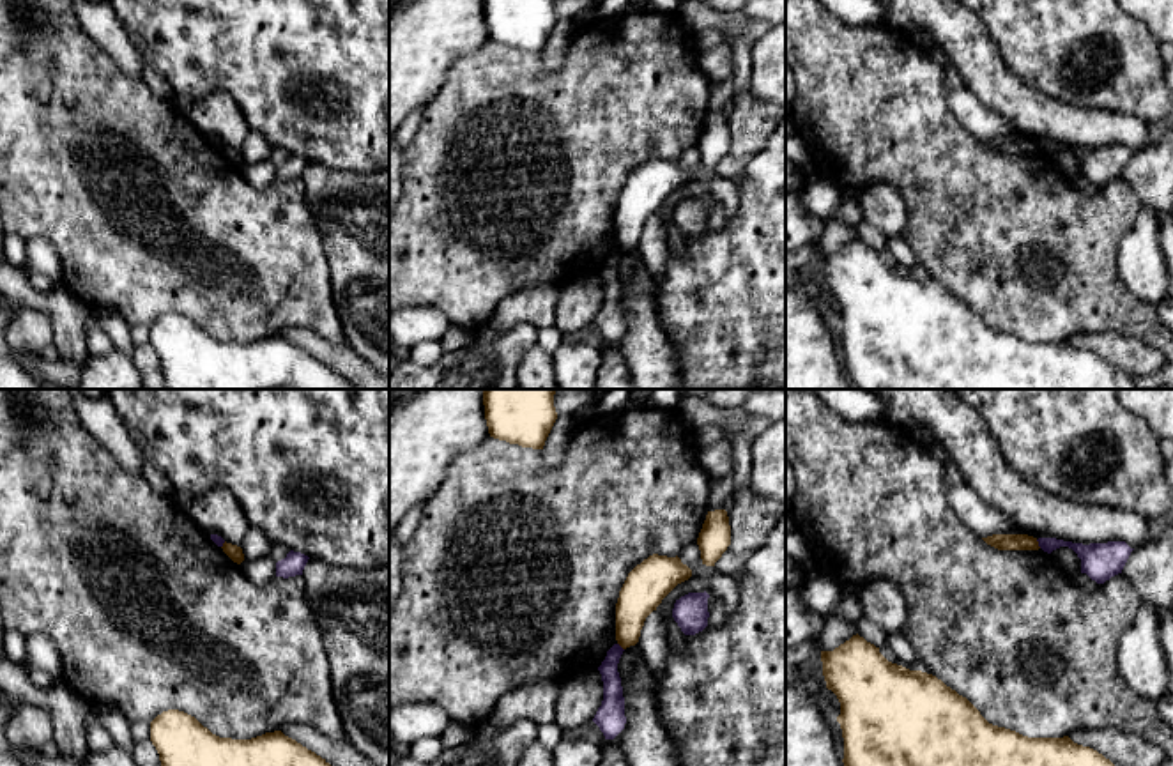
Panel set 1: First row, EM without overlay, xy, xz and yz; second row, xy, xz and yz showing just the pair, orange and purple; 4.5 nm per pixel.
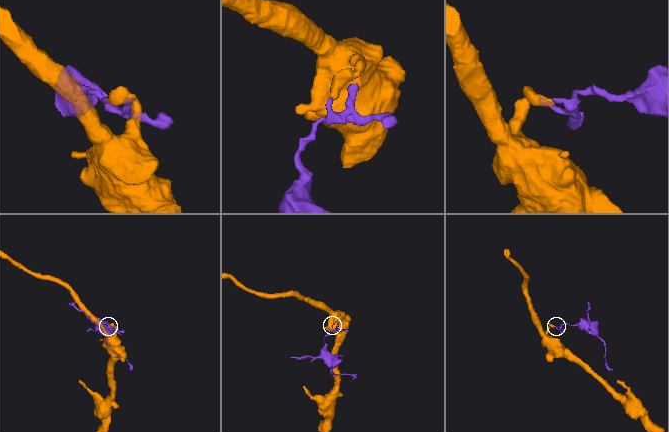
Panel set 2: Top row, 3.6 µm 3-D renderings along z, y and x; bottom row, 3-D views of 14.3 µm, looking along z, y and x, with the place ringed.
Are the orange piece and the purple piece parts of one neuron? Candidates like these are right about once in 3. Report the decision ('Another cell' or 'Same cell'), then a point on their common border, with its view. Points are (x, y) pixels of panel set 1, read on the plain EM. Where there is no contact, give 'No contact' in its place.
Another cell. Touches orange at yz (1037, 147)

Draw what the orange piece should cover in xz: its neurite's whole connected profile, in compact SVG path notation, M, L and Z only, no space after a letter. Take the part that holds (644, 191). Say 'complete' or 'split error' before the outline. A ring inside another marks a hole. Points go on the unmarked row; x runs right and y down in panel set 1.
complete | M653 157L626 180L616 207L616 244L626 253L635 249L646 221L692 173L681 163Z

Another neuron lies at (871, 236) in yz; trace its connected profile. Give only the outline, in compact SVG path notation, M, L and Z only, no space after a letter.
M862 221L856 228L856 237L863 241L867 246L874 248L876 251L886 251L886 235L878 230L876 226Z

